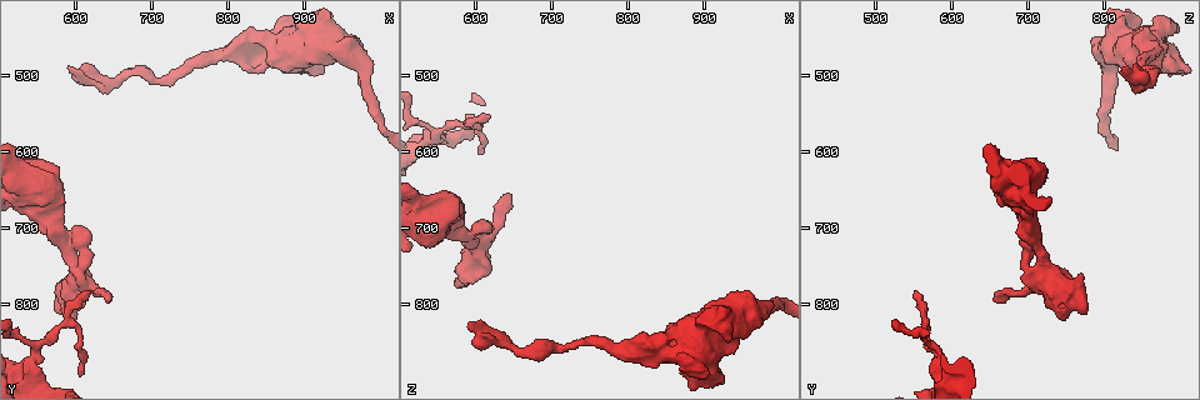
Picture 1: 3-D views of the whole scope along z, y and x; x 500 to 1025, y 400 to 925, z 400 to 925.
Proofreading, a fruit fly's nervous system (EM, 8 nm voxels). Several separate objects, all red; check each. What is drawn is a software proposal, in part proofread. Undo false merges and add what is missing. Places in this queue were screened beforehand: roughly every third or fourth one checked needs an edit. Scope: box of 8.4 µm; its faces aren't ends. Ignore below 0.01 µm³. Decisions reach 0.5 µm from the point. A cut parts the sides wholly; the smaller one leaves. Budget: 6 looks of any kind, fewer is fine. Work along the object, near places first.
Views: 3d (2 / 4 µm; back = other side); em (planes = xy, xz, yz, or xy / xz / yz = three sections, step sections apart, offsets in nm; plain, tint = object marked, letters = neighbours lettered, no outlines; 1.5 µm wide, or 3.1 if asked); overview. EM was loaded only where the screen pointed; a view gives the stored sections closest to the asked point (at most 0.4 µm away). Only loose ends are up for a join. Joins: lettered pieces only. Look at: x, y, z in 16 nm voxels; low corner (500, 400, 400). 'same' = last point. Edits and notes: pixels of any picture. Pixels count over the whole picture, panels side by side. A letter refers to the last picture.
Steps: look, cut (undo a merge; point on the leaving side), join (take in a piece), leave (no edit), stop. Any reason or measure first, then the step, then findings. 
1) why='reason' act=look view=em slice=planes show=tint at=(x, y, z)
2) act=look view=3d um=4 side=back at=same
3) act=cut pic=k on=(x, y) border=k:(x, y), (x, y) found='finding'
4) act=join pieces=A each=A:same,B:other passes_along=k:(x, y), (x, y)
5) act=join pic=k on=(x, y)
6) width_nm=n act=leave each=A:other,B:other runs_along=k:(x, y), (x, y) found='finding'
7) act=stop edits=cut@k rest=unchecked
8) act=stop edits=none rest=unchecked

why='branch stops here' act=look view=em slice=xy step=4 show=plain at=(640, 795, 655)

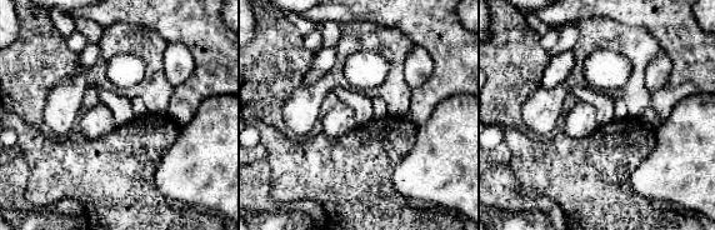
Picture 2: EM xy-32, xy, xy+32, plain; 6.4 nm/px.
why='what lies round it' act=look view=em slice=xy step=4 show=letters at=same

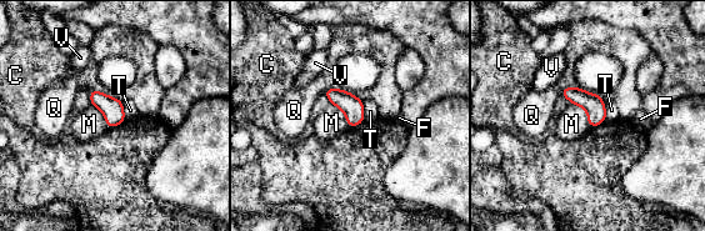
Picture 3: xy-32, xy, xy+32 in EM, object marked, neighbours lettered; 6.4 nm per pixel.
act=leave each=C:other,F:other,M:other,Q:other,T:other,V:other border=3:(570, 103), (585, 111), (591, 127) found='none of them fits'

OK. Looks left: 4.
why='tapers out' act=look view=em slice=planes show=tint at=(605, 895, 600)

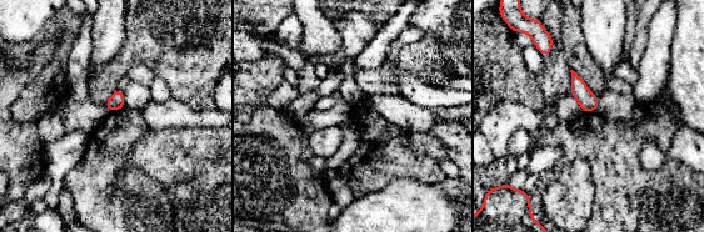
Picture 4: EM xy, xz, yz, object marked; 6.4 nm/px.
why='see the neighbours' act=look view=em slice=planes show=letters at=same

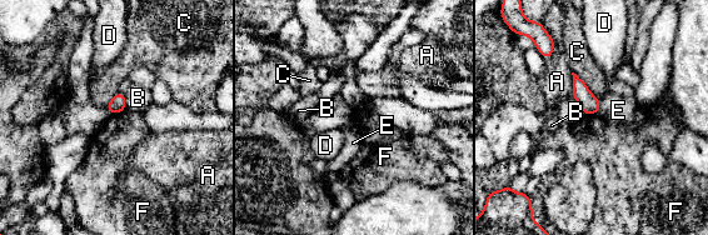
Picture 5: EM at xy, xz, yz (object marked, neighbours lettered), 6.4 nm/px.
act=leave each=A:other,B:other,C:other,D:other,E:other,F:other found='none of them fits'

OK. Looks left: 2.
why='an open end' act=look view=em slice=planes show=tint at=(595, 490, 825)

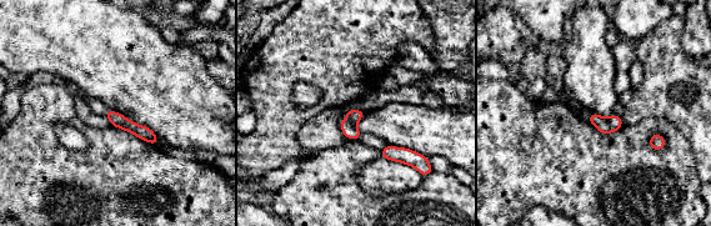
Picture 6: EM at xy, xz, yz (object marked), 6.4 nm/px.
why='see the neighbours' act=look view=em slice=planes show=letters at=same

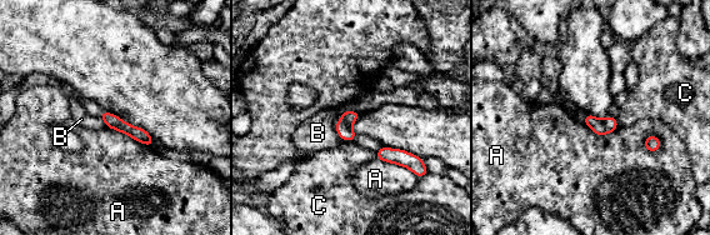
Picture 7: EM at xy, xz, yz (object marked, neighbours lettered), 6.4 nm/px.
longest_contact=A:340nm act=leave each=A:other,B:other,C:other border=7:(344, 110), (335, 128), (341, 139) found='no lettered piece goes on from it'

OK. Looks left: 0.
act=stop edits=none rest=unchecked

